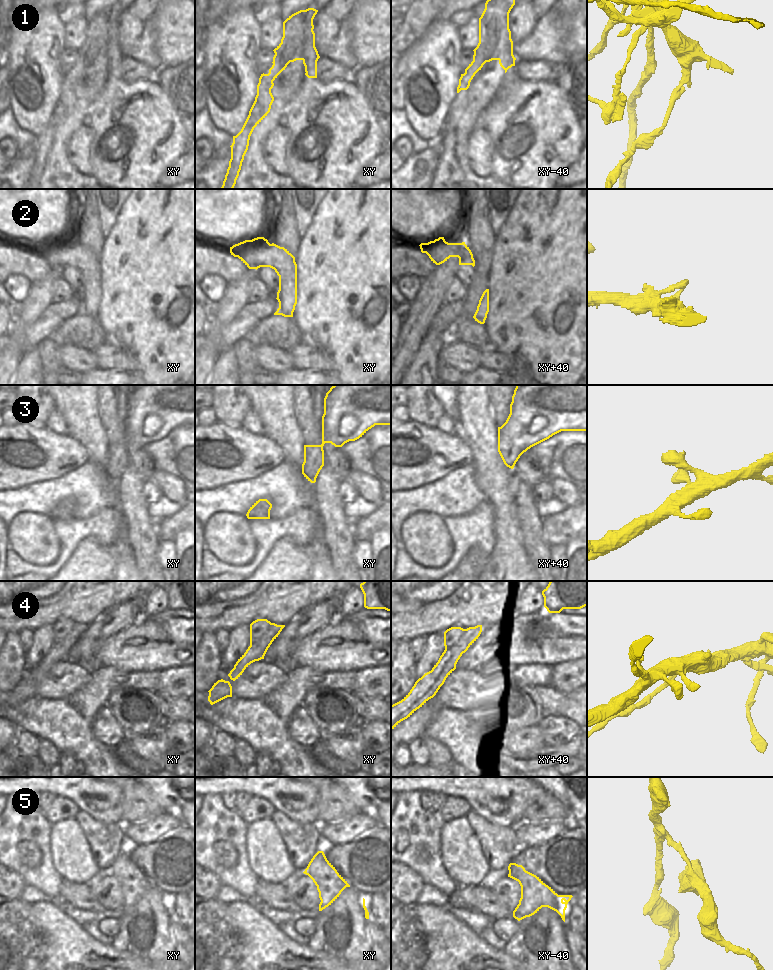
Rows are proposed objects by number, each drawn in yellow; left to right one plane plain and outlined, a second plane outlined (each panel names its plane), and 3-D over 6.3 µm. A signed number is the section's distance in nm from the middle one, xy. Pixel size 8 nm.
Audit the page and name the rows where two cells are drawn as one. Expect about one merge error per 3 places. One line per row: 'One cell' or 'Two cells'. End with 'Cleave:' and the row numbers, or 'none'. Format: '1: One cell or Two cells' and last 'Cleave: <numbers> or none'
1: Two cells
2: One cell
3: One cell
4: Two cells
5: One cell
Cleave: 1, 4.

